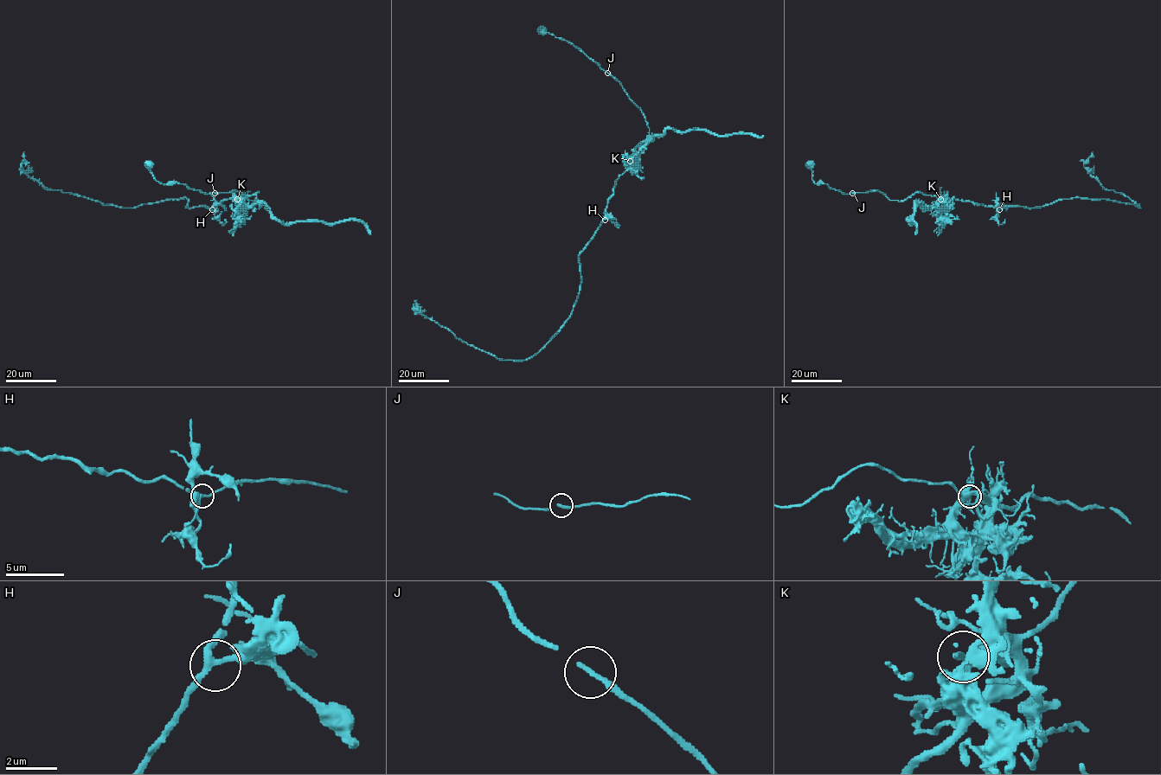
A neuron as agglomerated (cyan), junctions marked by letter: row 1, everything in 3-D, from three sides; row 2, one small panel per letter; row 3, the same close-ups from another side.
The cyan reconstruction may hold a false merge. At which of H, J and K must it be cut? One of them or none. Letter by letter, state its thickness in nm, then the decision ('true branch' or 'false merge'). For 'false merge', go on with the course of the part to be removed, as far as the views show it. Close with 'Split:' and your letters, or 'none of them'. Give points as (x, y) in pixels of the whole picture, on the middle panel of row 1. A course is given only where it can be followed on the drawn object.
H: 240 nm thick; true branch
J: 170 nm thick; true branch
K: 240 nm thick; false merge; foreign part runs (631, 160), (635, 149), (662, 135), (668, 128), (707, 130), (721, 136), (764, 136)
Split: K

